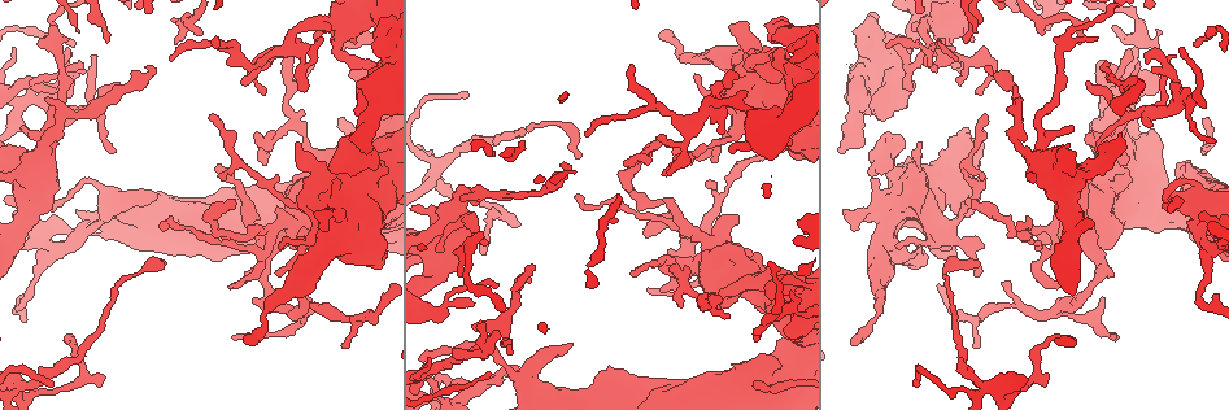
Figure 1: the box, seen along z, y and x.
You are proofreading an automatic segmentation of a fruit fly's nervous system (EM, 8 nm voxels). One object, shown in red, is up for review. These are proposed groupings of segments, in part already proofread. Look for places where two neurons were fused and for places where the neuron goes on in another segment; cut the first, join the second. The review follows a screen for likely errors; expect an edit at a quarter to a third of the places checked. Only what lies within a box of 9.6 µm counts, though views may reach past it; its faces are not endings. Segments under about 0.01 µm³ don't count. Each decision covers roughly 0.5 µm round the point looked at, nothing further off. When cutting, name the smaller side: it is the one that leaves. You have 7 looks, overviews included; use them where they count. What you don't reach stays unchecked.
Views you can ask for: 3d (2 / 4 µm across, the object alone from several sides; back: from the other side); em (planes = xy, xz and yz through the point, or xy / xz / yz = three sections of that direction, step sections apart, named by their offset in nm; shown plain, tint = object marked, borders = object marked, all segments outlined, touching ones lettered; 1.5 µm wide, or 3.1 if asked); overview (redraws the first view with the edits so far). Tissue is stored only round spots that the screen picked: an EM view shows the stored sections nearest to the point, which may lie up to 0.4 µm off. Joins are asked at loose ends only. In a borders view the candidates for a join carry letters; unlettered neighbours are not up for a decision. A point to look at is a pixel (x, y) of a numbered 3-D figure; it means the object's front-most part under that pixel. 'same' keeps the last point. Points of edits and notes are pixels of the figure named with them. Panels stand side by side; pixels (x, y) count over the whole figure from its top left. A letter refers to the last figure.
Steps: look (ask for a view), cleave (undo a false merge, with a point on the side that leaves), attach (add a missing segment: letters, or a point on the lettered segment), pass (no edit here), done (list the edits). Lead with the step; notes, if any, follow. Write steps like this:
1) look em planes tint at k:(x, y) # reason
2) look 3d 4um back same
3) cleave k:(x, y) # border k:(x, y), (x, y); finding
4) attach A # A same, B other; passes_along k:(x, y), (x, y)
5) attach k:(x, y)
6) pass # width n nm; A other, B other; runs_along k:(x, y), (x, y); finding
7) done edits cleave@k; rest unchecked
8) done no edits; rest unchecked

look em planes borders at 1:(951, 249) # stops while still wide

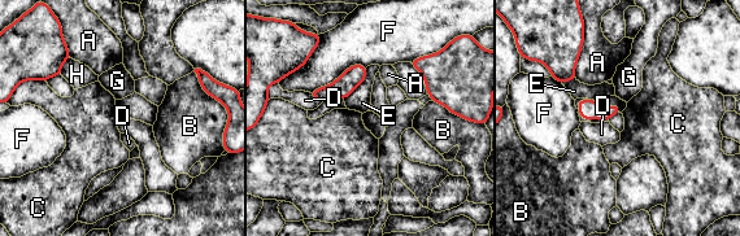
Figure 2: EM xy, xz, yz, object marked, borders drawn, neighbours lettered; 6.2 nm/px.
pass # A other, B other, C other, D other, E other, F other, G other, H other; border 2:(38, 79), (44, 81); no lettered segment goes on from it

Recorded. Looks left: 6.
look em xz step 4 tint at 1:(1116, 188) # sudden change in width

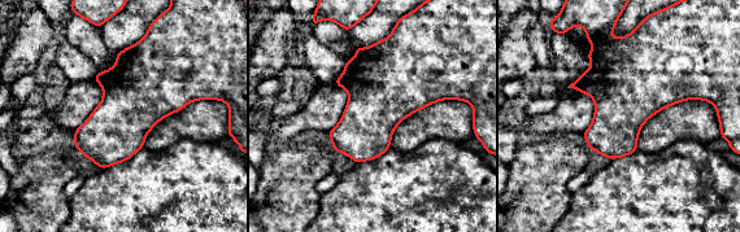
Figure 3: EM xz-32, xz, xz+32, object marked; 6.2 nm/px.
look em planes borders same # another direction

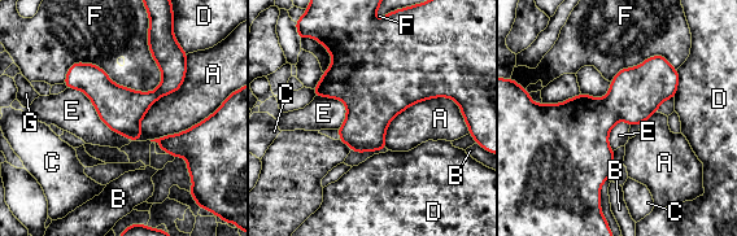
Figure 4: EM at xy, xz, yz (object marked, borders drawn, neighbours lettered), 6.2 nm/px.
pass # A other, B other, C other, D other, E other, F other, G other; border 4:(187, 55), (184, 81), (131, 140); all the same neuron

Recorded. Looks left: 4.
look em xz step 4 tint at 1:(678, 52) # thin neck

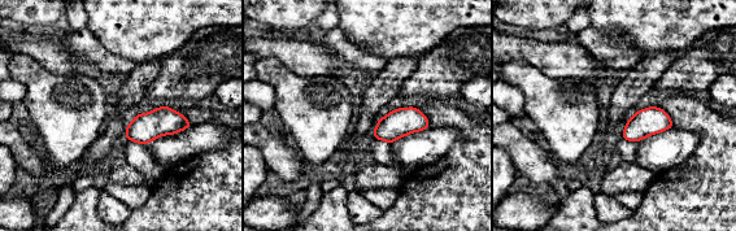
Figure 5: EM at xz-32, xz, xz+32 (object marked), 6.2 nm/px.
look em planes borders same

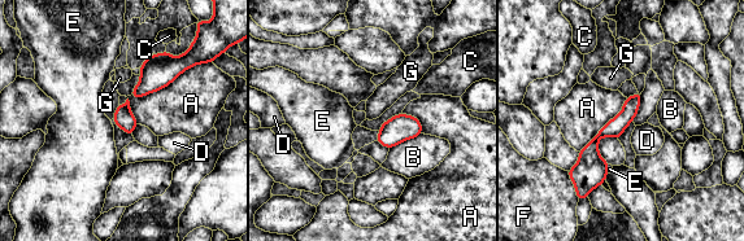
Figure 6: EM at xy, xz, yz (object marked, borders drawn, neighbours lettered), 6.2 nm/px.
pass # A other, B other, C other, D other, E other, F other, G other; runs_along 6:(636, 99), (595, 140), (581, 195); all the same neuron

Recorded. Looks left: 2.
done no edits; rest unchecked

